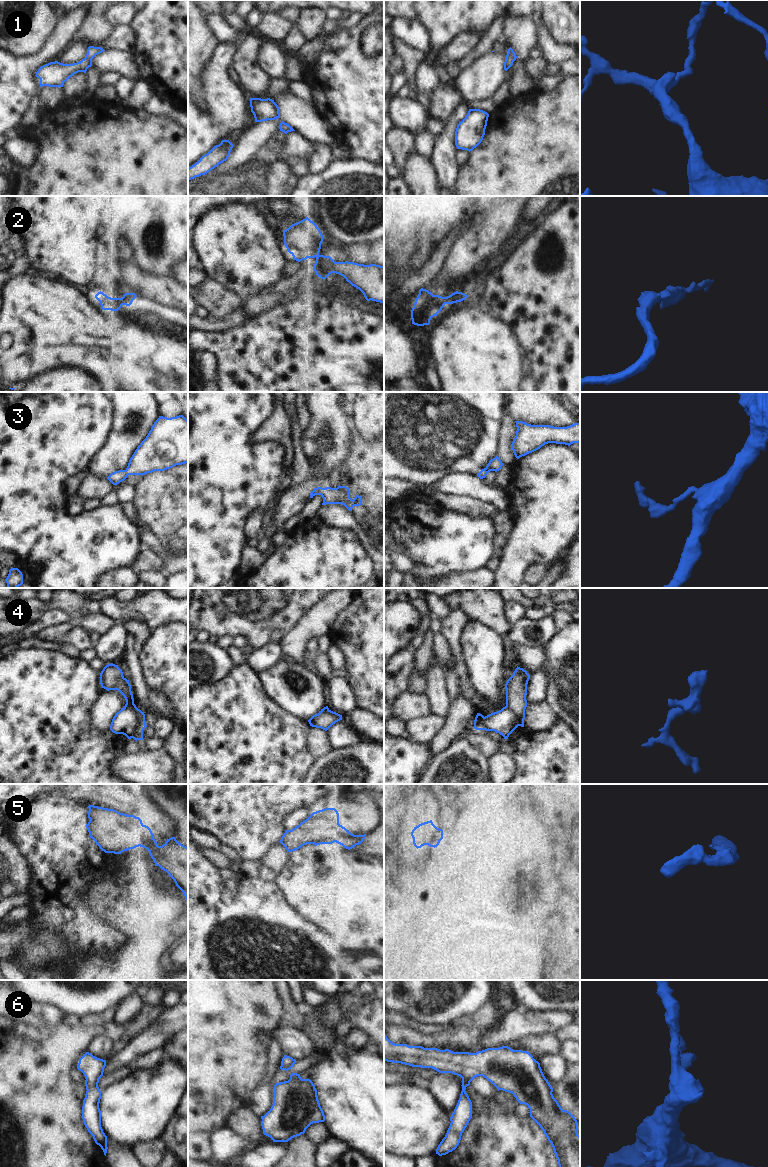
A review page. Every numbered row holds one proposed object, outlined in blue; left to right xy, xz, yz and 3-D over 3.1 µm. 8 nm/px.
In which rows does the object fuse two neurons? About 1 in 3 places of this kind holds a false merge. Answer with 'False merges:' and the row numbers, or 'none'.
False merges: 4

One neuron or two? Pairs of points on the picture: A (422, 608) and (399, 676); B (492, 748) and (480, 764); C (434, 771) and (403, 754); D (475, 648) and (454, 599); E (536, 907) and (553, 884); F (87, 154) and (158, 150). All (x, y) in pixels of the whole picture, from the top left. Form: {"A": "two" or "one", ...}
{"A": "one", "B": "two", "C": "two", "D": "two", "E": "one", "F": "one"}

